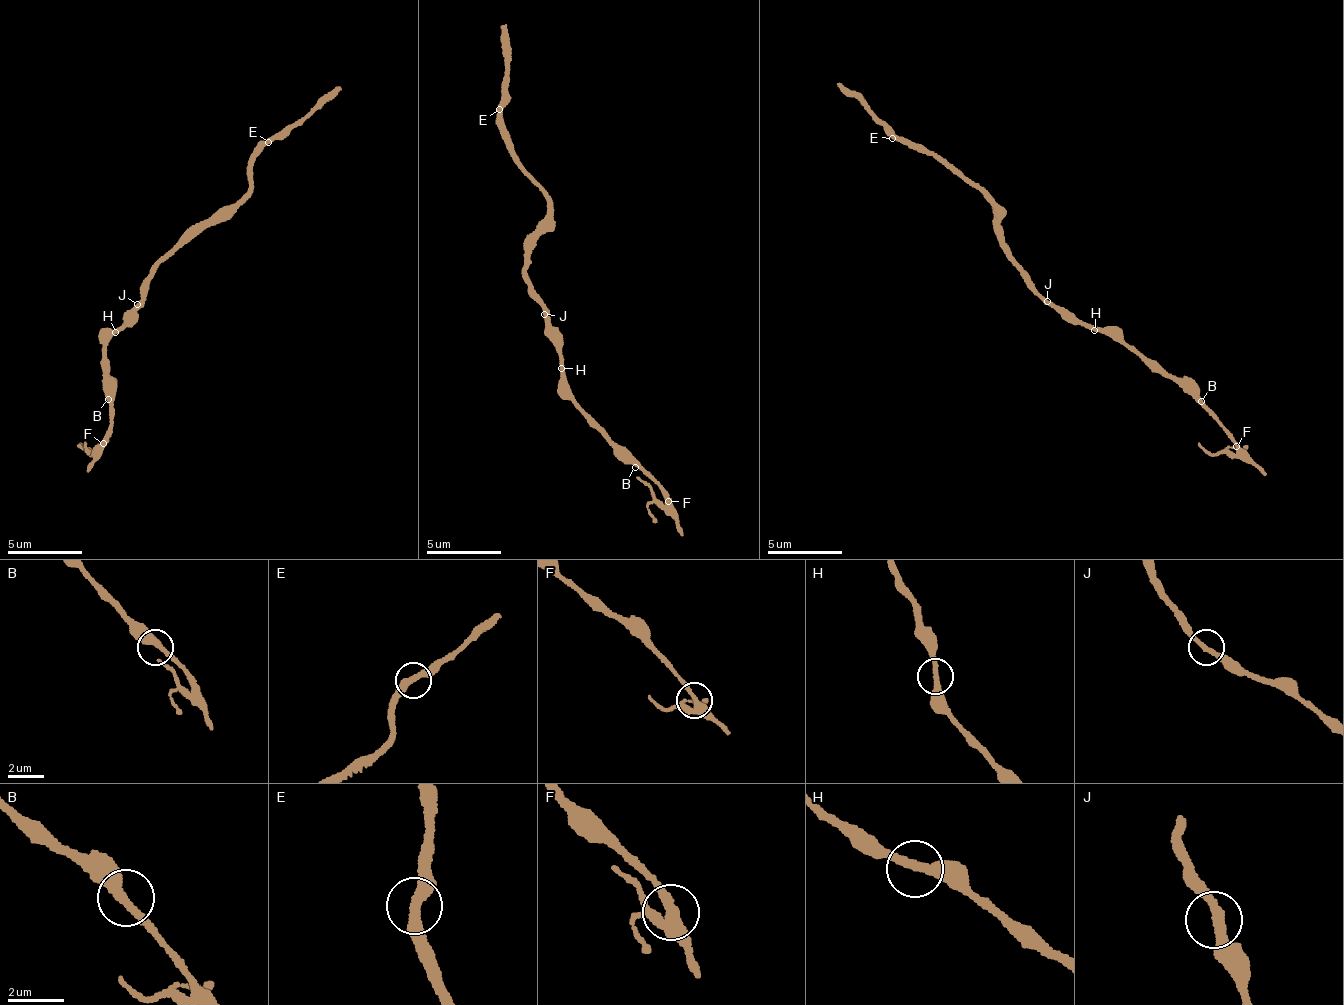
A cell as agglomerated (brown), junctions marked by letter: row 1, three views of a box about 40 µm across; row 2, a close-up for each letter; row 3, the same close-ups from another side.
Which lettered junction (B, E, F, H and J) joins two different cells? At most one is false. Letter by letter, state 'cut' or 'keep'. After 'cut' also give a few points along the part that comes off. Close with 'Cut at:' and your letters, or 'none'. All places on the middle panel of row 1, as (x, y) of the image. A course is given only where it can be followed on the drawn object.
B: keep
E: keep
F: keep
H: keep
J: keep
Cut at: none

